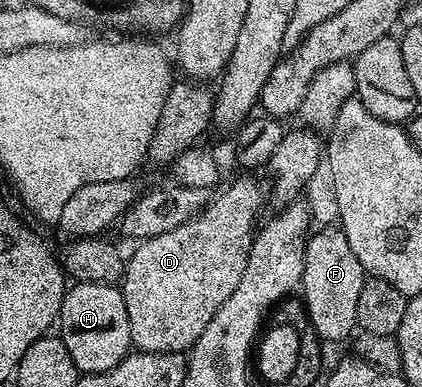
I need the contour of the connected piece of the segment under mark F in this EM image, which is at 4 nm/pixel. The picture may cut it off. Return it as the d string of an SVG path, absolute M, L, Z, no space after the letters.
M321 226L306 239L303 255L305 269L301 275L299 292L303 297L312 331L325 342L345 340L349 335L352 337L357 328L359 290L363 290L367 273L359 258L355 258L351 242L347 242L340 227Z

